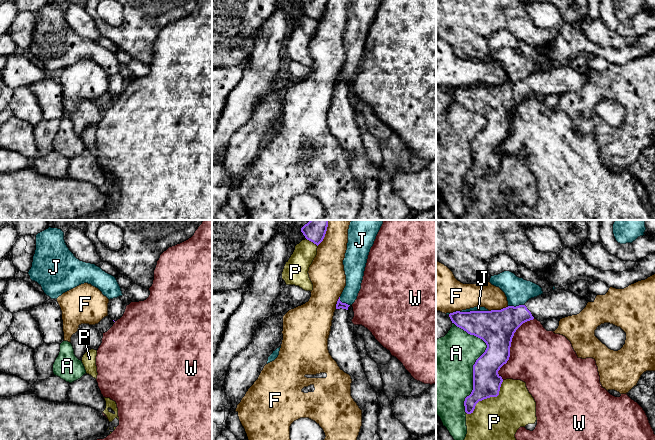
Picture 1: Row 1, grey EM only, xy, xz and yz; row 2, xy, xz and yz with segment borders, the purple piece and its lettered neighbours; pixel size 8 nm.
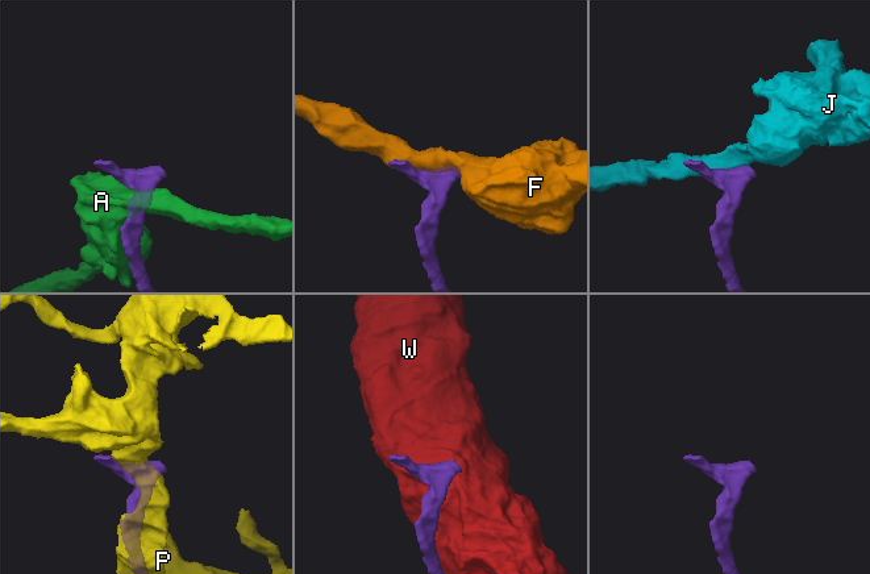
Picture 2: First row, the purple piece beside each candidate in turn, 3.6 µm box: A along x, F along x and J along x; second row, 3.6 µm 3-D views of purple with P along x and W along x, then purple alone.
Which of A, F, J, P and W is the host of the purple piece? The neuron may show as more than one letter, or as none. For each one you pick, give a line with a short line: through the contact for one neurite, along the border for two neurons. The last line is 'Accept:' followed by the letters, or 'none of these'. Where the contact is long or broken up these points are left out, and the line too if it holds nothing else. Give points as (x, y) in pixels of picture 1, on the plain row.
Accept: none of these

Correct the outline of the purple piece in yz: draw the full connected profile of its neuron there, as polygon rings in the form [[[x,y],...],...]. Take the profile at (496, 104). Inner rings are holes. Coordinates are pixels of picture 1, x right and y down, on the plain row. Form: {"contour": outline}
{"contour": [[[554,65],[549,69],[543,69],[537,73],[529,75],[524,81],[508,82],[501,86],[491,87],[456,87],[449,90],[449,93],[457,103],[463,105],[470,111],[482,115],[487,124],[485,128],[476,136],[473,141],[473,166],[465,174],[464,182],[467,190],[473,189],[479,177],[499,171],[503,158],[498,150],[500,144],[507,139],[510,133],[510,123],[512,114],[516,106],[525,98],[533,96],[543,97],[550,94],[562,95],[568,92],[579,90],[588,79],[588,70],[584,73],[572,69],[570,66]]]}

